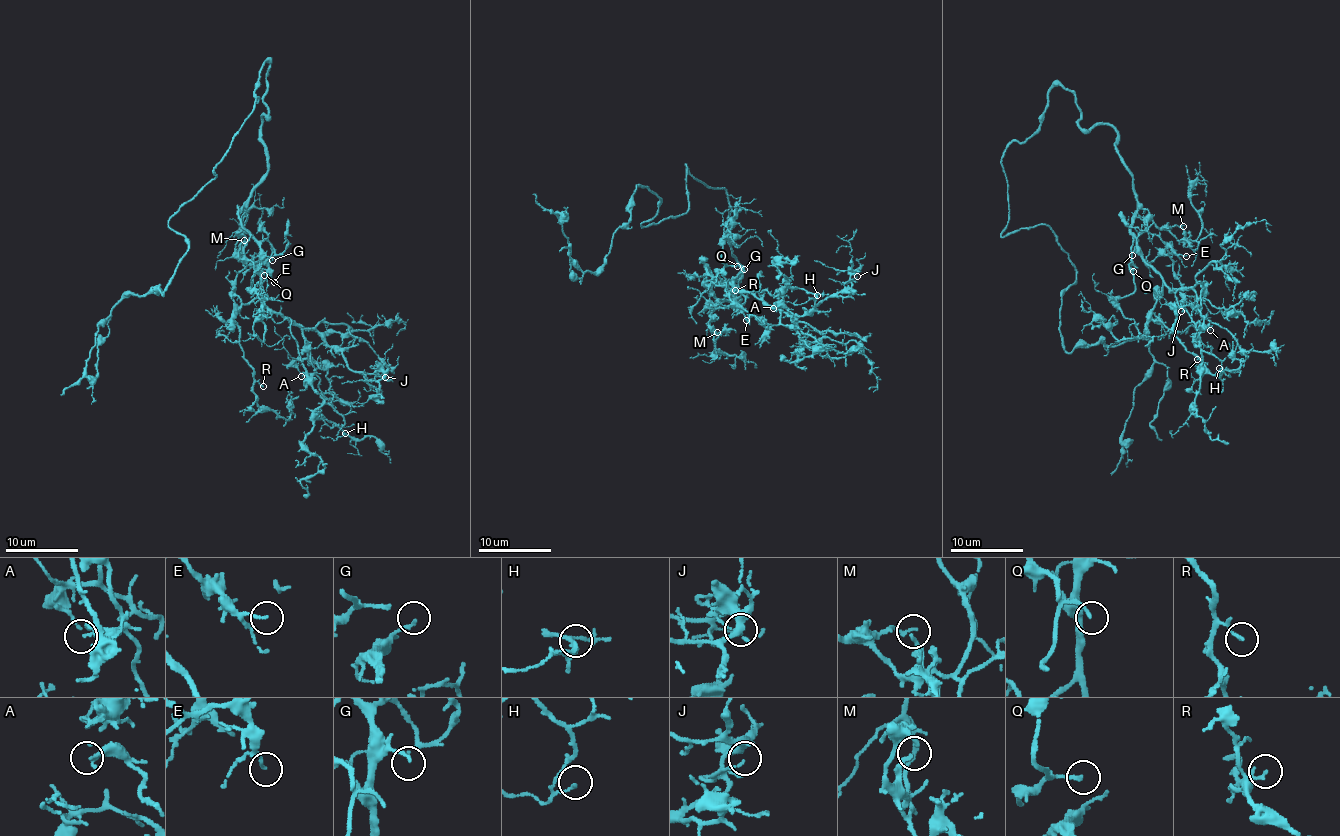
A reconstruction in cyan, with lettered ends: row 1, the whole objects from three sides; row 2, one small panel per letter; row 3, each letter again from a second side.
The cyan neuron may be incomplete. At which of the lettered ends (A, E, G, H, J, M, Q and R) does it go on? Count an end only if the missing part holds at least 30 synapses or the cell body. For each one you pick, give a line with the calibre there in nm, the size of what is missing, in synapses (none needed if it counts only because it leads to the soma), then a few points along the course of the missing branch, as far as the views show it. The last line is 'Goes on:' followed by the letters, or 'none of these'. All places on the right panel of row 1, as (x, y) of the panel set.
Goes on: none of these

